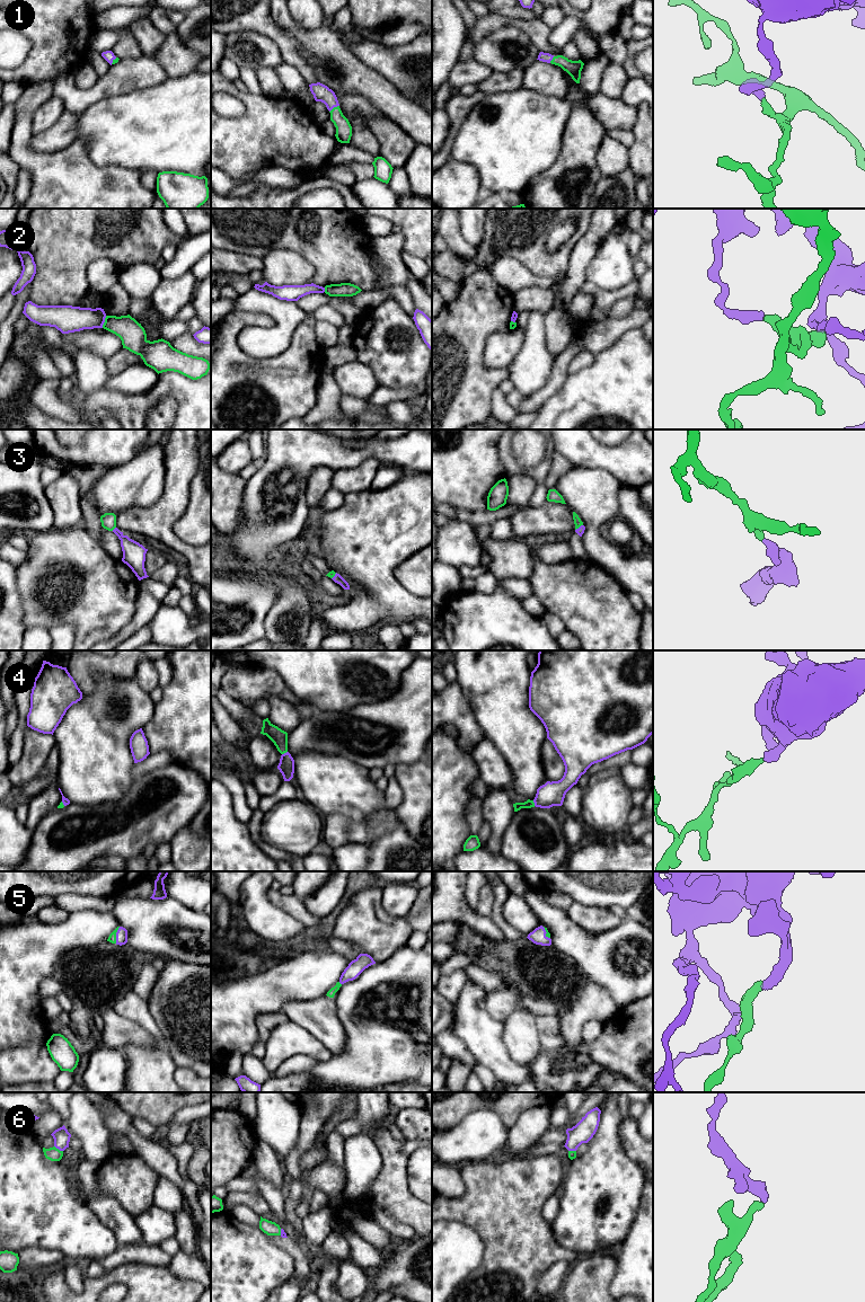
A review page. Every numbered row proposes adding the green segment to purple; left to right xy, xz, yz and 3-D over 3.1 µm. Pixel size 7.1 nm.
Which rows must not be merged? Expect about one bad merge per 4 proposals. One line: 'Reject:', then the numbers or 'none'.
Reject: 2

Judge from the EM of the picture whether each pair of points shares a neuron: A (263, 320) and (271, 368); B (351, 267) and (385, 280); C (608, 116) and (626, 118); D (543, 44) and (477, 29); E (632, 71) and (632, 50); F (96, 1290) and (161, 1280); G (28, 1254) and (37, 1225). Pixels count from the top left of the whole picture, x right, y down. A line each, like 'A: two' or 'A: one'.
A: one
B: two
C: one
D: one
E: one
F: one
G: two

